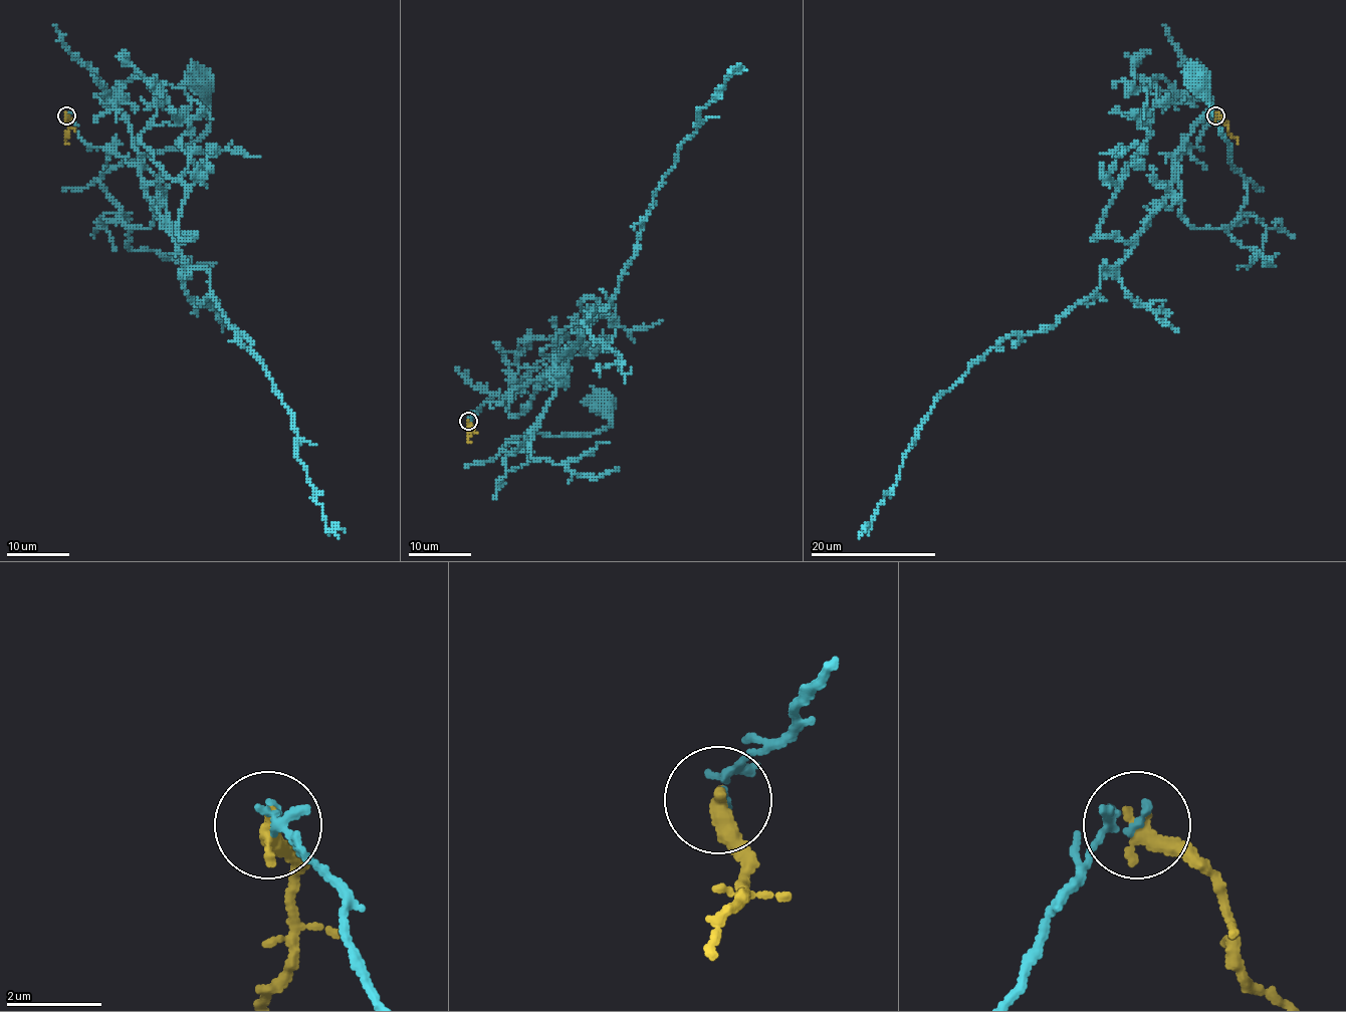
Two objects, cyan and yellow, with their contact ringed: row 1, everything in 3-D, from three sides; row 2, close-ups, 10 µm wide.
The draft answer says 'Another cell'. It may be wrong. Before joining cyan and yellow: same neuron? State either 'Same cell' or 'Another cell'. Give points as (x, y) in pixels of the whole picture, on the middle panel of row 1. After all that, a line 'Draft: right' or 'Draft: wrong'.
Another cell
Draft: right

